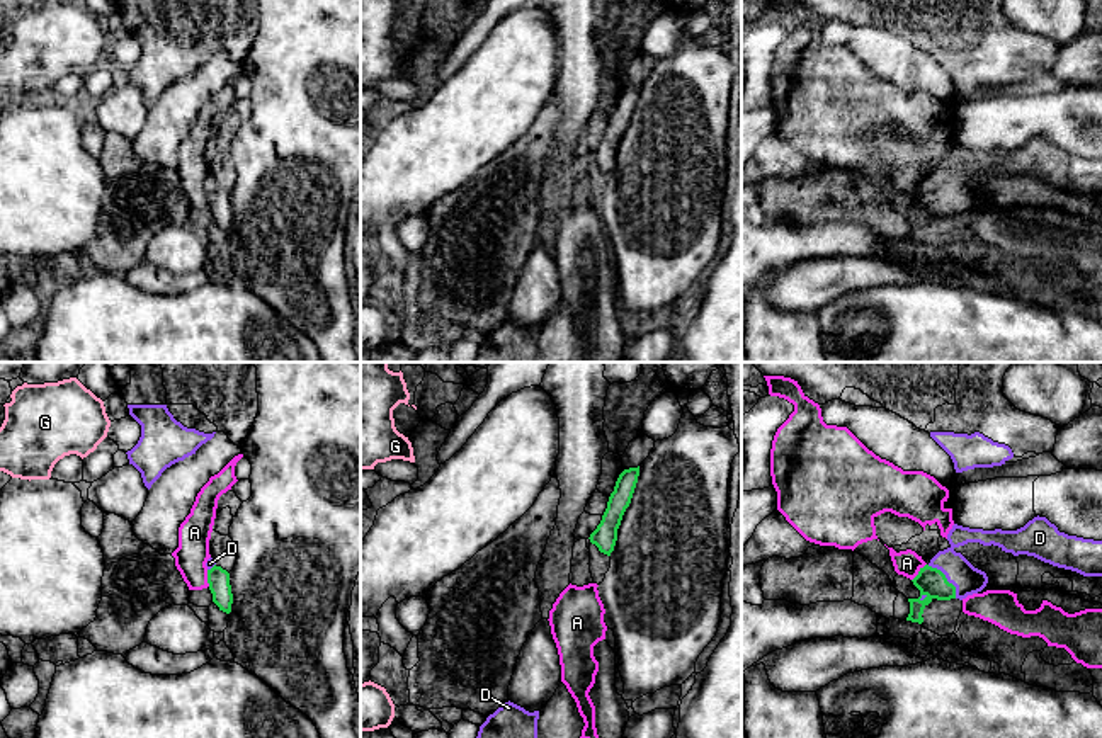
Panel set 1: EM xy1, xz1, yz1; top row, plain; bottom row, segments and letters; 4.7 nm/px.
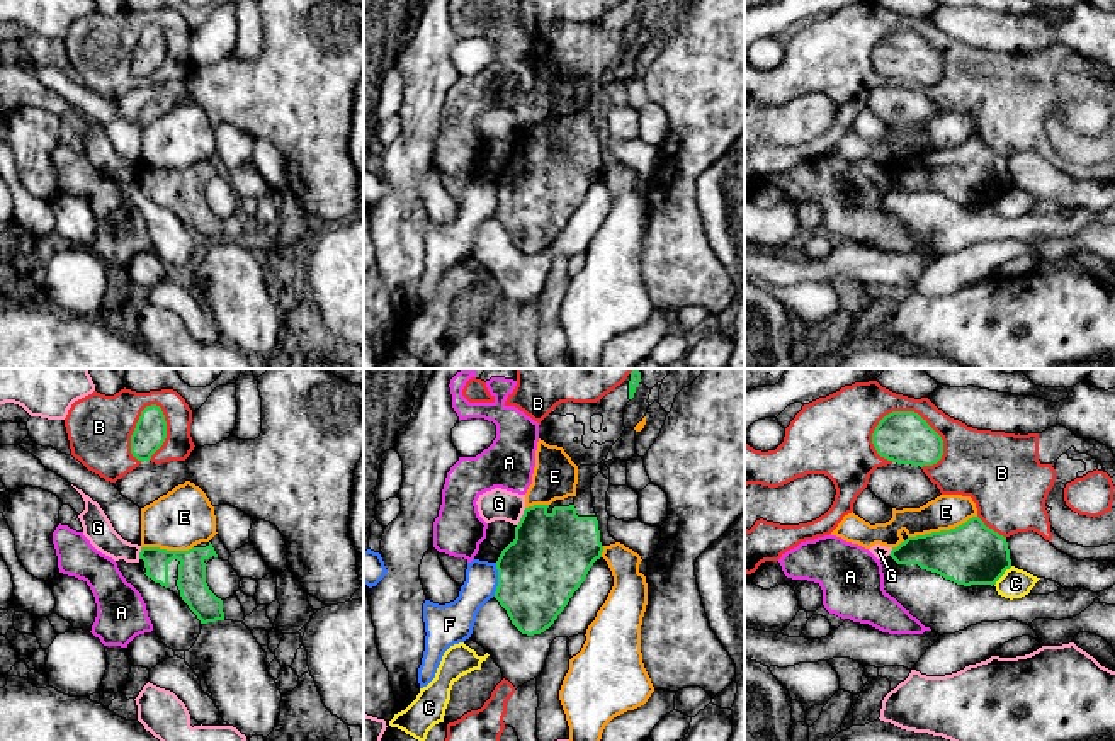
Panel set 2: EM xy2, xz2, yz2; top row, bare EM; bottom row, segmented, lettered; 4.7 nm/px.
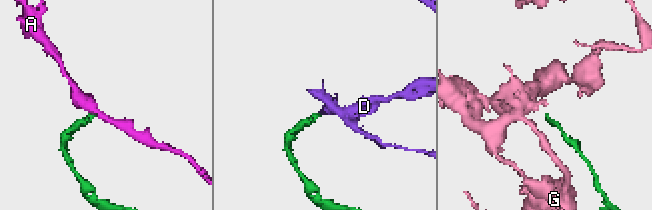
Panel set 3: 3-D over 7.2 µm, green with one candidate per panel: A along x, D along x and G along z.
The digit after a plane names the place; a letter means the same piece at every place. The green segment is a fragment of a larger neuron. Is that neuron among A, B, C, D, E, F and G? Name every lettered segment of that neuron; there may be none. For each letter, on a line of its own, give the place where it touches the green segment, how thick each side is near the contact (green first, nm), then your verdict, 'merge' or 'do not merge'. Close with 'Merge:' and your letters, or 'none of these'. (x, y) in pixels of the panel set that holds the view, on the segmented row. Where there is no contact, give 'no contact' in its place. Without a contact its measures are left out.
A: contact yz1 (919, 572); calibres 140 and 120 nm; do not merge
B: contact yz2 (913, 412); calibres 240 and 220 nm; do not merge
C: contact yz2 (1003, 573); calibres 280 and 140 nm; do not merge
D: contact yz1 (946, 579); calibres 140 and 140 nm; merge
E: contact yz2 (942, 531); calibres 280 and 170 nm; do not merge
F: contact xz2 (498, 580); calibres 380 and 160 nm; do not merge
G: contact xz2 (522, 517); calibres 380 and 150 nm; do not merge
Merge: D

